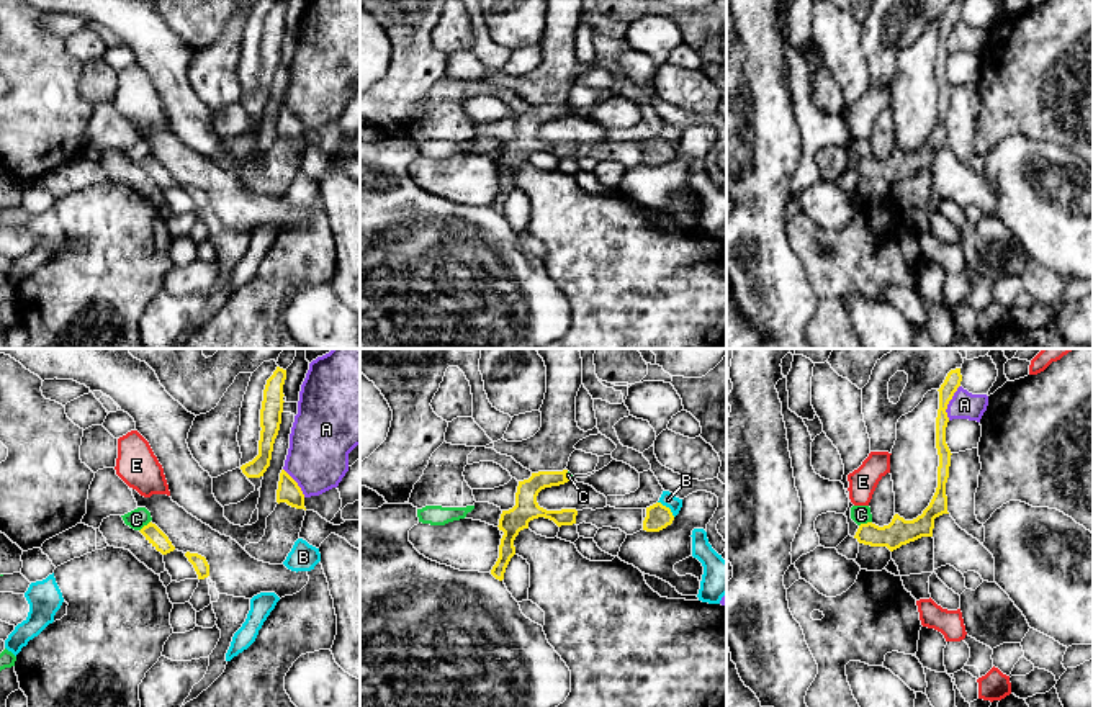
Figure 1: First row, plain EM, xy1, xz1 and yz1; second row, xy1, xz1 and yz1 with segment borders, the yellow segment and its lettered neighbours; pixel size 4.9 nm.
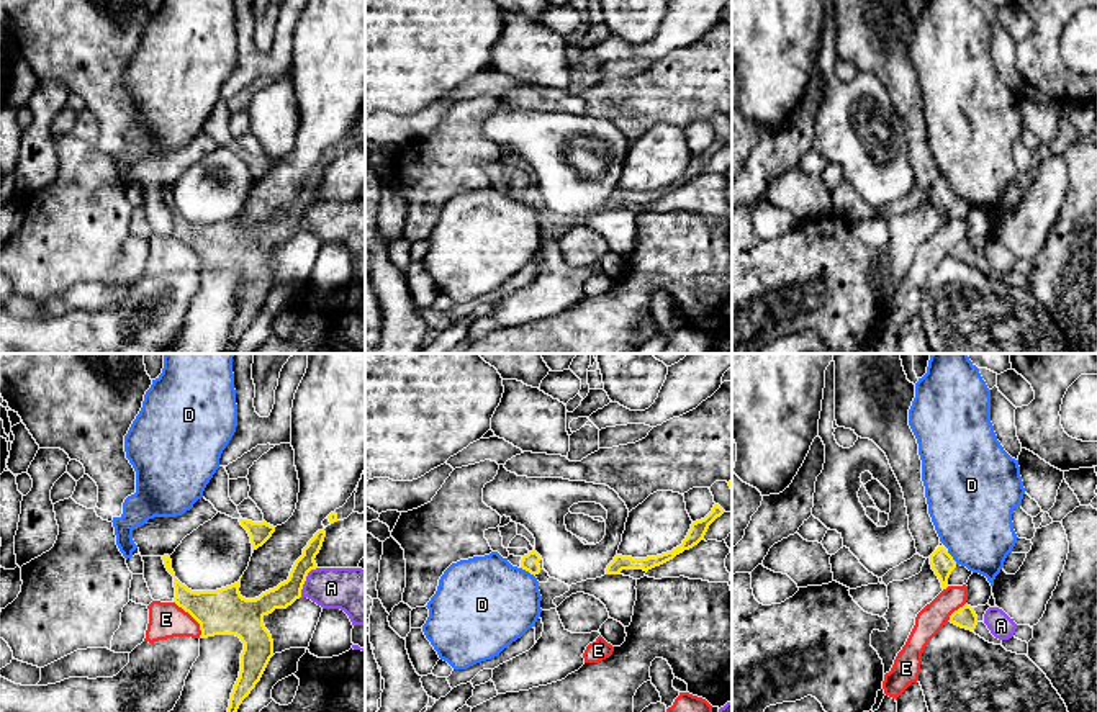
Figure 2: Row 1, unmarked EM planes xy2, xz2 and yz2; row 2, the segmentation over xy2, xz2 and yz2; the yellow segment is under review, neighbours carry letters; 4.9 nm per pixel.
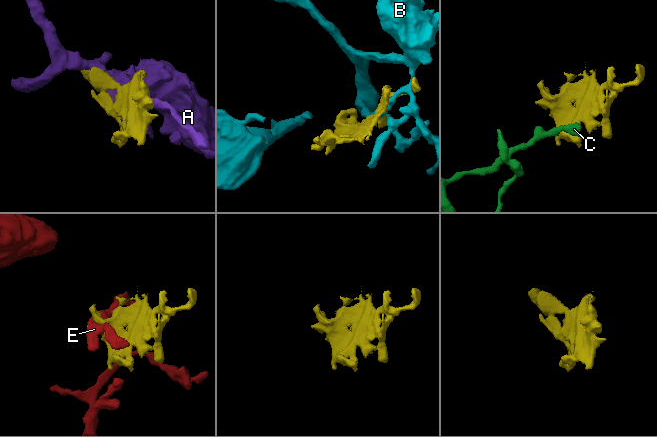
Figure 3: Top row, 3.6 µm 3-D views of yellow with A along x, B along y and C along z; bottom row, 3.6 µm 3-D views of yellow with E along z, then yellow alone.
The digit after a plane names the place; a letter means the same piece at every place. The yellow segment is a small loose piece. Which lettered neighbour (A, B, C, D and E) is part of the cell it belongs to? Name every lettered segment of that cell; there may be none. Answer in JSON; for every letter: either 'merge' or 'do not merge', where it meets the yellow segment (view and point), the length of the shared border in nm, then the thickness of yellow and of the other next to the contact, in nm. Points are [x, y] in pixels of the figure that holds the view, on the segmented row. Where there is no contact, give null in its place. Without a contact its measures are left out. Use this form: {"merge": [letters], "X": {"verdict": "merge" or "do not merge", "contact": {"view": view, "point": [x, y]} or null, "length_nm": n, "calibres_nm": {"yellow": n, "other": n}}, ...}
{"merge": ["C"], "A": {"verdict": "do not merge", "contact": {"view": "yz1", "point": [948, 403]}, "length_nm": 190, "calibres_nm": {"yellow": 80, "other": 140}}, "B": {"verdict": "do not merge", "contact": {"view": "xz1", "point": [668, 508]}, "length_nm": 120, "calibres_nm": {"yellow": 120, "other": 70}}, "C": {"verdict": "merge", "contact": {"view": "yz1", "point": [864, 524]}, "length_nm": 70, "calibres_nm": {"yellow": 130, "other": 100}}, "D": {"verdict": "do not merge", "contact": {"view": "xz2", "point": [528, 570]}, "length_nm": 90, "calibres_nm": {"yellow": 90, "other": 440}}, "E": {"verdict": "do not merge", "contact": {"view": "xy2", "point": [194, 617]}, "length_nm": 220, "calibres_nm": {"yellow": 220, "other": 180}}}

